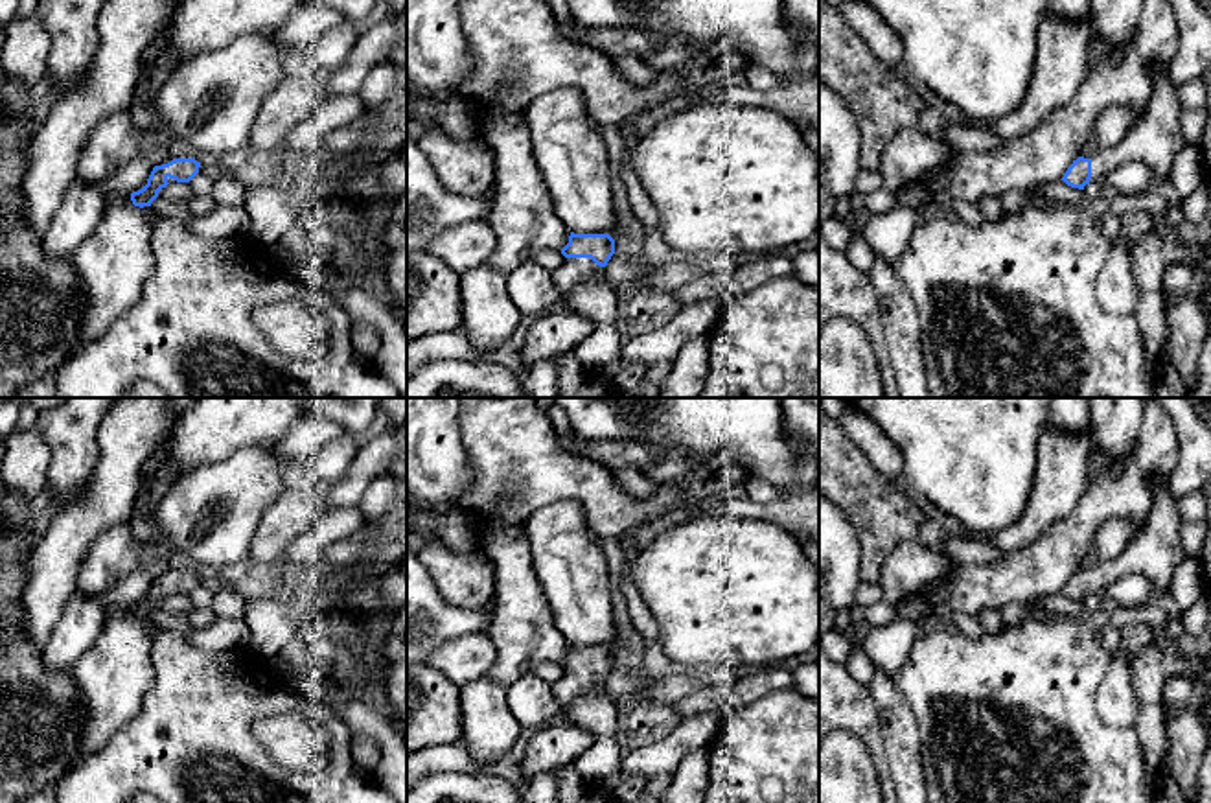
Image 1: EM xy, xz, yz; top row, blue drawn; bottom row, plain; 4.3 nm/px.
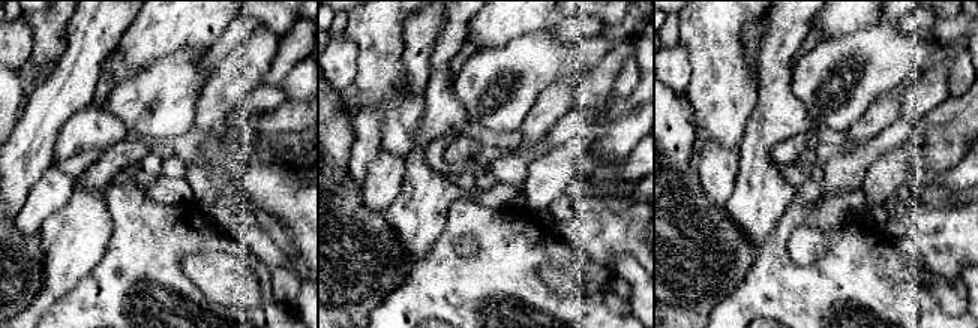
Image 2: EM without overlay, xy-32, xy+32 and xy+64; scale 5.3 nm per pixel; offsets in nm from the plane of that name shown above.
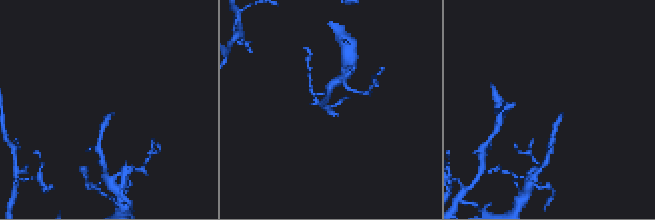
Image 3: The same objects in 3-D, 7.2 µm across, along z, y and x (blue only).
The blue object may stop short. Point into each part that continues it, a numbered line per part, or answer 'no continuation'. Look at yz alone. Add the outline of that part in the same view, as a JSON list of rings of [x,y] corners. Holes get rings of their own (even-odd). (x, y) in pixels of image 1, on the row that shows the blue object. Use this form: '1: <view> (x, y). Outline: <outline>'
1: yz (1156, 137). Outline: [[[1152,66],[1152,94],[1145,112],[1119,145],[1090,157],[1090,184],[1101,184],[1112,169],[1134,160],[1148,166],[1154,177],[1169,179],[1174,157],[1187,145],[1180,127],[1183,111],[1185,105],[1169,66]]]

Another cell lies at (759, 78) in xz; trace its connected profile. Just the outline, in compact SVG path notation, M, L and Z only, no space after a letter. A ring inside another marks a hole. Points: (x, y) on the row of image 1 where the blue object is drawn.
M747 64L745 66L747 87L755 90L771 90L778 77L764 66Z

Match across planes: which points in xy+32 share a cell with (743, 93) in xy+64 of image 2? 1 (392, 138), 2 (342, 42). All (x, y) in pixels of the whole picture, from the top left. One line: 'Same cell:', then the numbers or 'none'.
Same cell: 1

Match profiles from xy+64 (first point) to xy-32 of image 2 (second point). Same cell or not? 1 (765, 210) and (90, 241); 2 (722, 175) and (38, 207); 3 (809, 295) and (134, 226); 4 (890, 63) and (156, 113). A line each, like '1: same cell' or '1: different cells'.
1: same cell
2: same cell
3: same cell
4: same cell

